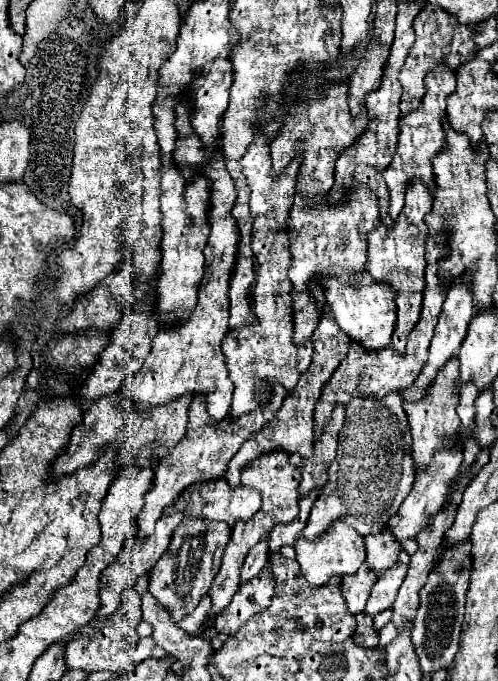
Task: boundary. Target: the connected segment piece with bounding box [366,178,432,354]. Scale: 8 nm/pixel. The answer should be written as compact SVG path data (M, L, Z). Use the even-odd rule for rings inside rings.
M412 178L406 188L406 204L400 212L400 216L394 222L393 229L378 226L376 230L368 232L368 262L366 270L376 276L376 280L388 282L398 292L398 320L392 334L392 346L394 350L404 354L408 332L412 326L416 326L422 310L422 290L424 290L424 244L428 238L428 226L424 222L424 216L432 210L432 196L428 192L428 186L420 178Z

